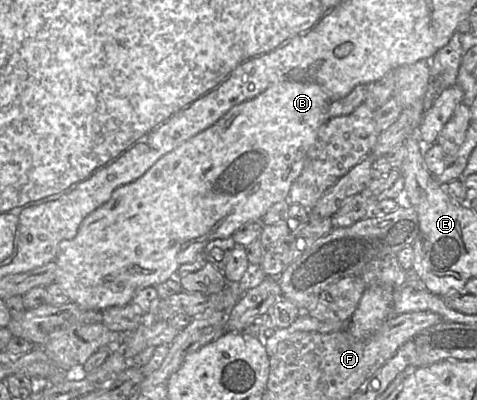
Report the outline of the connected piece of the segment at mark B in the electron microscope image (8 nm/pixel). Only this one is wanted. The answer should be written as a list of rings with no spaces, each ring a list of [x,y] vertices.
[[[287,81],[271,86],[253,99],[234,106],[214,125],[163,156],[143,176],[134,182],[116,189],[107,202],[89,213],[81,222],[76,235],[62,243],[55,259],[57,271],[54,282],[59,284],[70,302],[77,304],[83,309],[103,311],[109,307],[121,307],[131,303],[137,289],[157,286],[175,277],[178,268],[187,262],[193,261],[199,252],[204,252],[205,246],[210,241],[231,237],[235,231],[246,223],[261,221],[273,204],[287,199],[292,183],[300,175],[304,167],[307,152],[314,144],[319,128],[330,119],[328,116],[330,102],[332,101],[329,100],[322,87],[318,84]]]

